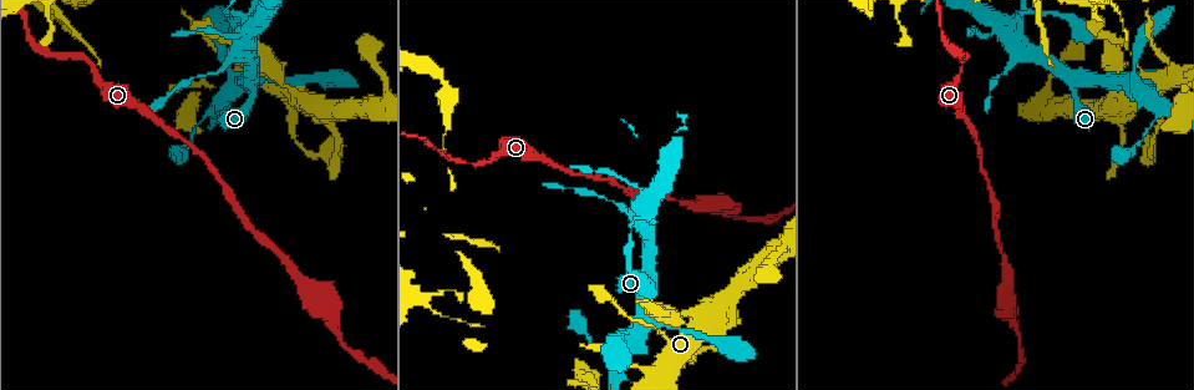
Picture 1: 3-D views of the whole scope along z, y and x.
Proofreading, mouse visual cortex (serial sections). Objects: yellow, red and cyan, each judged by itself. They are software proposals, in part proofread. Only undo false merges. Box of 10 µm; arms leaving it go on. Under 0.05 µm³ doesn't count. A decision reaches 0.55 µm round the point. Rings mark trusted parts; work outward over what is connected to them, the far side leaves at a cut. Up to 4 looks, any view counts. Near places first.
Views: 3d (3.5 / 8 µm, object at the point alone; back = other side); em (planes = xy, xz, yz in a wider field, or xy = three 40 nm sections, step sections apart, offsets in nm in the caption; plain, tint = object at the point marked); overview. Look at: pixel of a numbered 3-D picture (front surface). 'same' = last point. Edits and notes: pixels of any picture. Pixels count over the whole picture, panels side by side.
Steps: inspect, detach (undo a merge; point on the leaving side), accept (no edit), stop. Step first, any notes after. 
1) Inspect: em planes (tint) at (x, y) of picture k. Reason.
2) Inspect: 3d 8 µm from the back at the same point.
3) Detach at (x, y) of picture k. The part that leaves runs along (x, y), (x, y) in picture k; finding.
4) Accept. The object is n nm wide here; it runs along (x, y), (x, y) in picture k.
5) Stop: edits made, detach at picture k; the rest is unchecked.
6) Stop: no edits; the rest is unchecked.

Inspect: 3d 8 µm from the back at (643, 211) of picture 1. Calibre changes.

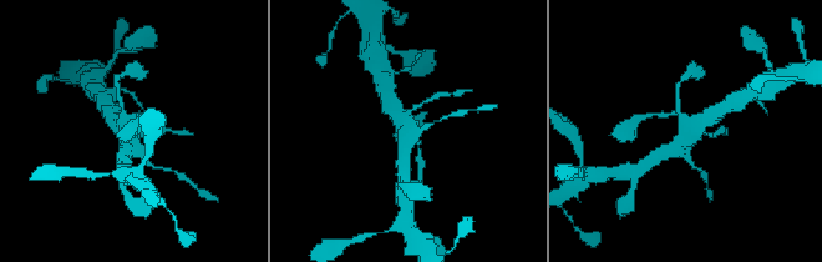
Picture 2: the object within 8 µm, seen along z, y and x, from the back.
Inspect: em xy step 2 (tint) at the same point. Shape alone is not enough.

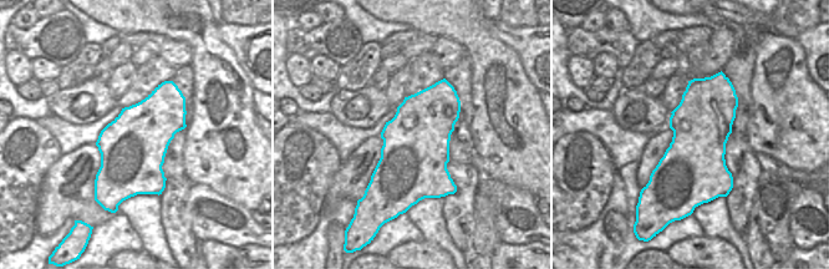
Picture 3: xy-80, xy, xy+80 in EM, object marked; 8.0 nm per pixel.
Accept. It runs along (660, 155), (713, 115) in picture 2; one cell here.

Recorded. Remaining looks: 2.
Inspect: 3d 3.5 µm at (1149, 153) of picture 1. Abrupt turn.

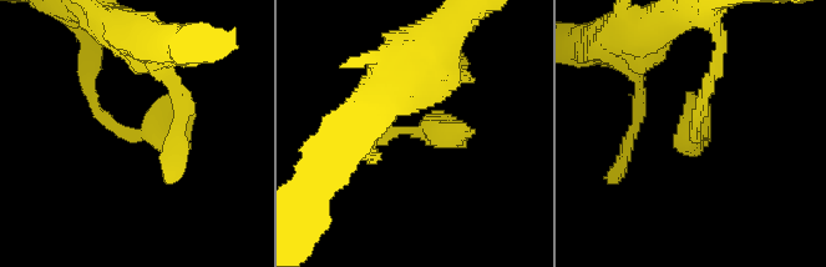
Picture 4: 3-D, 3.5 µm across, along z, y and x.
Inspect: em xy step 2 (tint) at (692, 133) of picture 4. Shape alone is not enough.

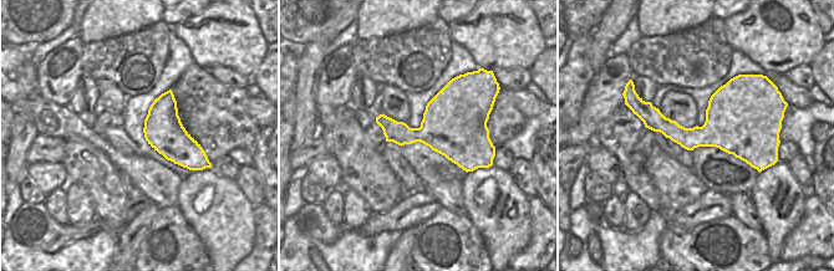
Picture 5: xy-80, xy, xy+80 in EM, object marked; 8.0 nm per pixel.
Accept. It runs along (715, 67), (694, 132), (690, 94) in picture 4; continuous, no second cell.

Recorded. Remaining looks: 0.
Stop: no edits; the rest is unchecked.

